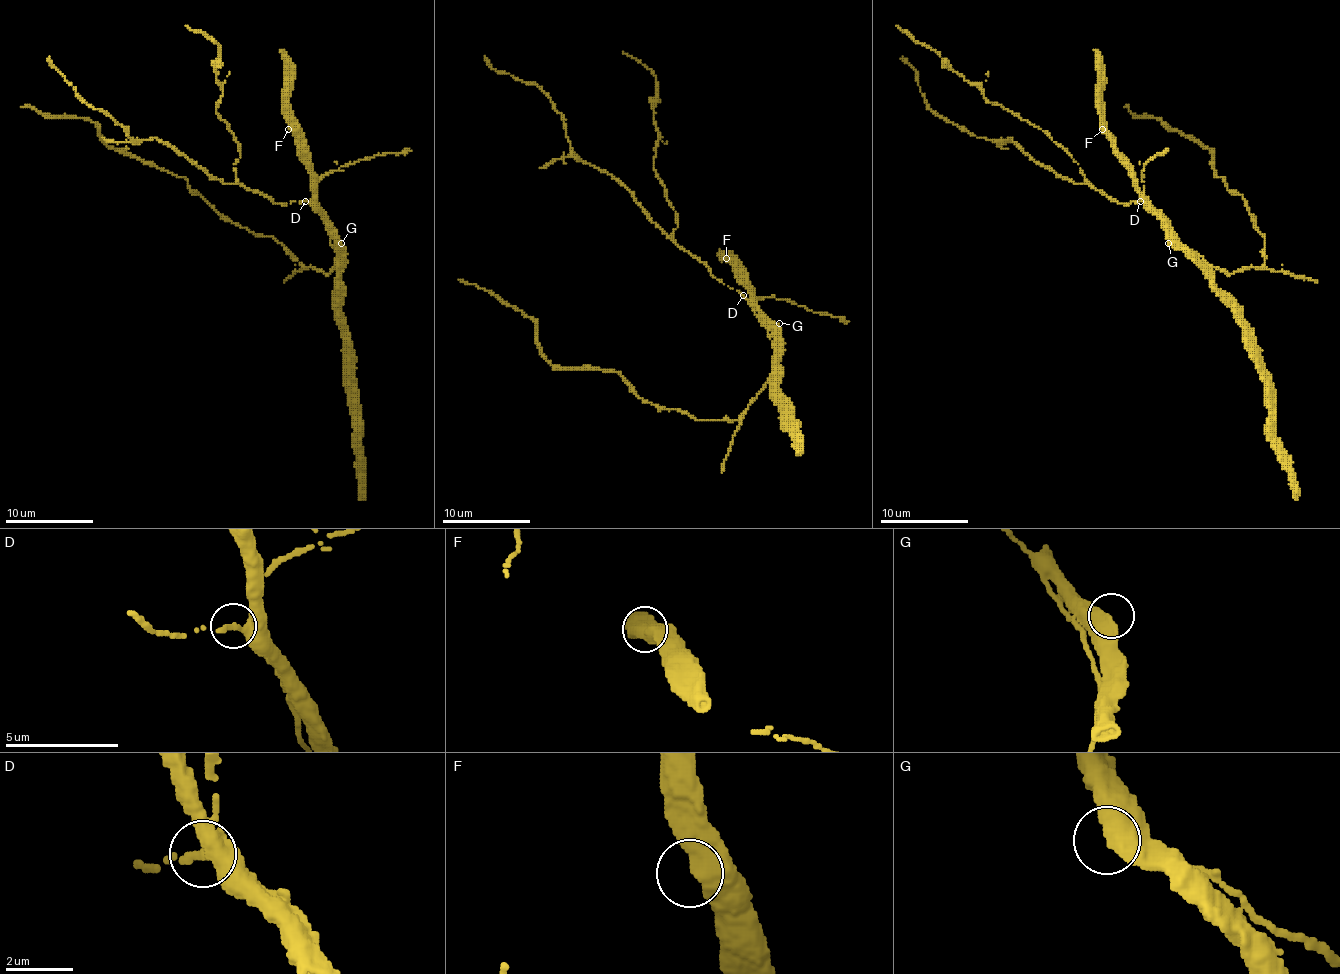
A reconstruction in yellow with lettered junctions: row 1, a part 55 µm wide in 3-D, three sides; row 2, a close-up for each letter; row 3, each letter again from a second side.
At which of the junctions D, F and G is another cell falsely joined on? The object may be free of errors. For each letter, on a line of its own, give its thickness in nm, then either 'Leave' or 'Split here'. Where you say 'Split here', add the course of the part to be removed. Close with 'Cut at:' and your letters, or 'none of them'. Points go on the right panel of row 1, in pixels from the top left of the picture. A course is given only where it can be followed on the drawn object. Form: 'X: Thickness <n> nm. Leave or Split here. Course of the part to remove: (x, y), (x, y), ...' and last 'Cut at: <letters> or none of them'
D: Thickness 360 nm. Leave
F: Thickness 440 nm. Leave
G: Thickness 600 nm. Leave
Cut at: none of them

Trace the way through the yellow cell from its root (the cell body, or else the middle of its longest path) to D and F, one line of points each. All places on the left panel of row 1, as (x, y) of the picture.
D: (337, 252), (337, 236), (326, 225), (326, 219), (306, 201)
F: (337, 252), (330, 223), (317, 208), (317, 188), (310, 159), (302, 151), (302, 142), (288, 129)

